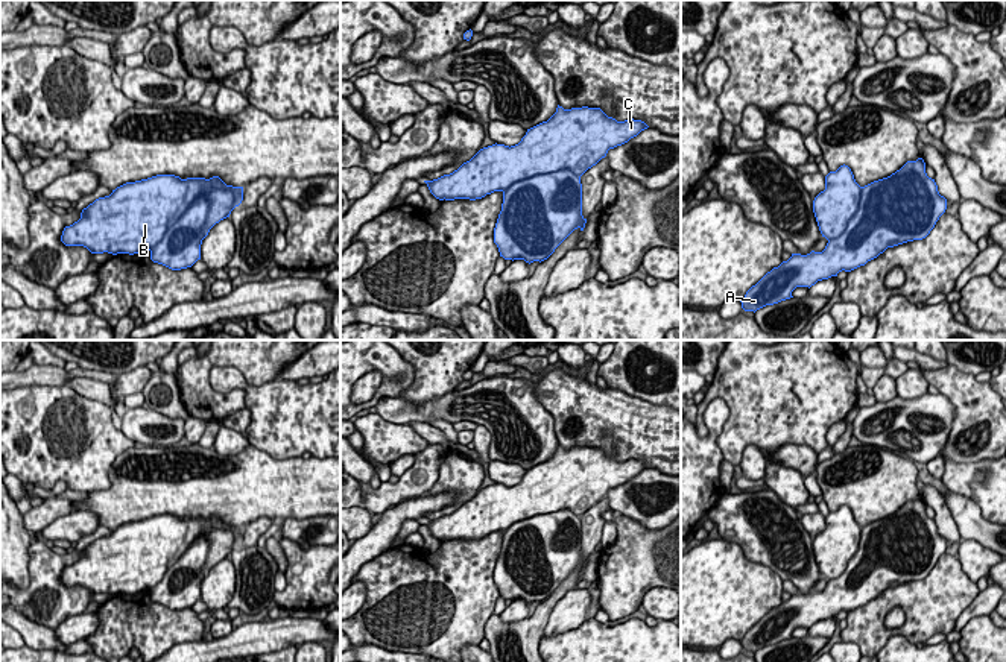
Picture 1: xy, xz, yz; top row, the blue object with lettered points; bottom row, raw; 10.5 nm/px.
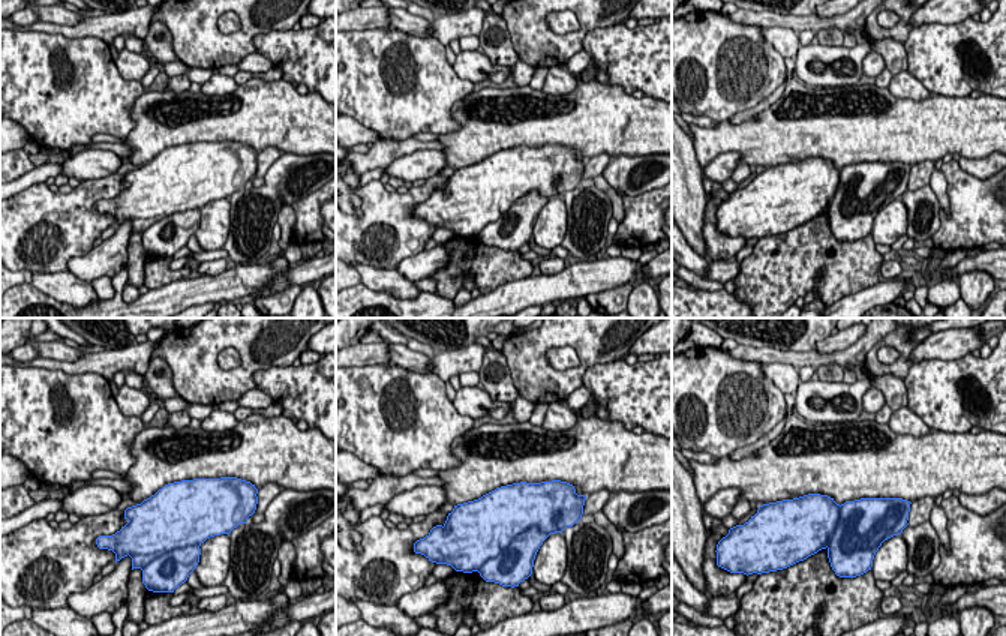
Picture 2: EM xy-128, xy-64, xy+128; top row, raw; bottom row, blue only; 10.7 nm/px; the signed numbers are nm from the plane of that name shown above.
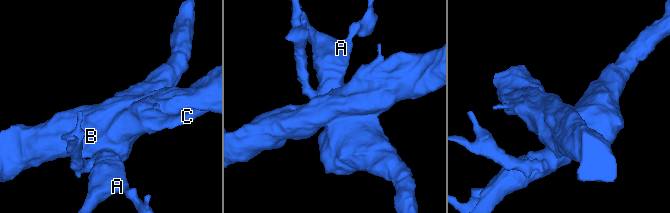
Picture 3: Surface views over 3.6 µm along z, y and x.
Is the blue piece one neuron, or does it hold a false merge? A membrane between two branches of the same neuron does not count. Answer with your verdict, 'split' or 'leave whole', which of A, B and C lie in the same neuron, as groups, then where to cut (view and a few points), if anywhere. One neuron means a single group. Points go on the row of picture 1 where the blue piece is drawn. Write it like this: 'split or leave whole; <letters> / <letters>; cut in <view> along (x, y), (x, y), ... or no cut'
split; A / B C; cut in xy along (236, 205), (189, 185), (151, 251)

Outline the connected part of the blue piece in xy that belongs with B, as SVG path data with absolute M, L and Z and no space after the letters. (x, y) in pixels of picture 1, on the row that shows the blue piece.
M157 175L126 182L109 196L96 199L82 210L78 222L64 228L61 241L84 246L91 254L134 255L152 251L176 225L182 191L195 184L219 187L226 211L243 200L243 187L226 185L219 176L181 179Z

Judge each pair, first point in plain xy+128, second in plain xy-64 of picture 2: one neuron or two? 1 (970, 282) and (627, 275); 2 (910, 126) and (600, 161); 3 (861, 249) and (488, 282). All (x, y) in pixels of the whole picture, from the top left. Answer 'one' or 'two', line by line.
1: two
2: two
3: one

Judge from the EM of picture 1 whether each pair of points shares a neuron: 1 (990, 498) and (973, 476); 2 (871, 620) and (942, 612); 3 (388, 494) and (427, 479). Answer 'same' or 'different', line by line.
1: same
2: same
3: same

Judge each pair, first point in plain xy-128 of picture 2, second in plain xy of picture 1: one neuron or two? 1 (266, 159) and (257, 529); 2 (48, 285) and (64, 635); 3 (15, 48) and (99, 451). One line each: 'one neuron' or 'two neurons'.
1: one neuron
2: two neurons
3: one neuron

